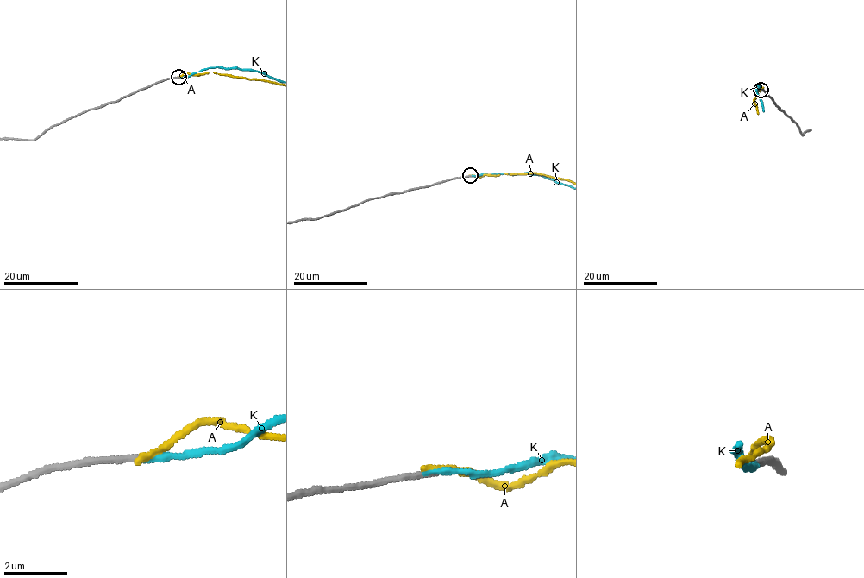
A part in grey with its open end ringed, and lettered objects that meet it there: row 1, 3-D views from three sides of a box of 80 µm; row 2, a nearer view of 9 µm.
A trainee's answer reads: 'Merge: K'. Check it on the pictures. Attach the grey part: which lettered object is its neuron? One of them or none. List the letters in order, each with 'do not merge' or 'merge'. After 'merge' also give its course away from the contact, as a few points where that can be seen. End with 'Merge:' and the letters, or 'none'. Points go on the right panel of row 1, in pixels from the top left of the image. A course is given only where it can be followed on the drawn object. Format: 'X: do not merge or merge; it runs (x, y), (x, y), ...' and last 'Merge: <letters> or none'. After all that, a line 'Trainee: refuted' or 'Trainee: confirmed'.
A: do not merge
K: merge
Merge: K
Trainee: confirmed

